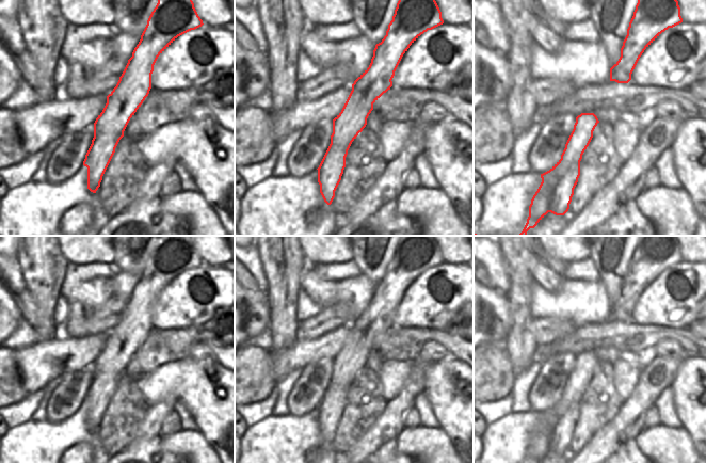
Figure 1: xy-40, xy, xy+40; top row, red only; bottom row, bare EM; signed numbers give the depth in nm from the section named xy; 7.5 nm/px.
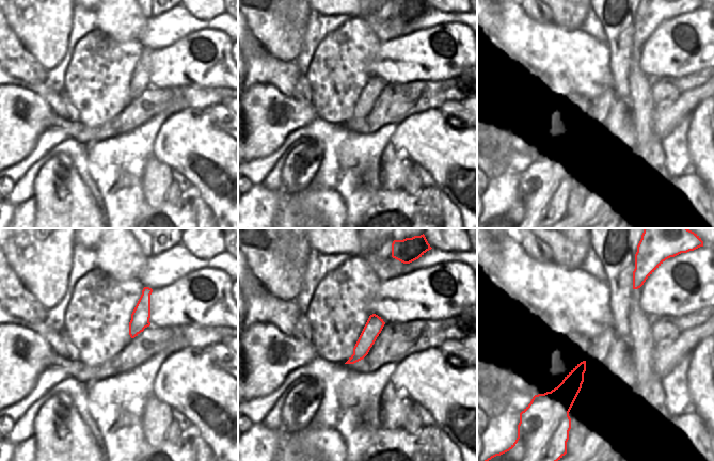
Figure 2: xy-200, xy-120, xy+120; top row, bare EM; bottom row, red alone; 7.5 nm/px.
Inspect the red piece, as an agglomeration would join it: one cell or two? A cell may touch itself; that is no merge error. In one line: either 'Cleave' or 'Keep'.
Cleave.

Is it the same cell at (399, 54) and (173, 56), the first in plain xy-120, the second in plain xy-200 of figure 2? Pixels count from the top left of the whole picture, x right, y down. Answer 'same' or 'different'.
same

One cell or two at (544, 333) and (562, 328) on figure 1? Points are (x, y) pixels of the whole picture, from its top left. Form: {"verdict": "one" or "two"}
{"verdict": "one"}

